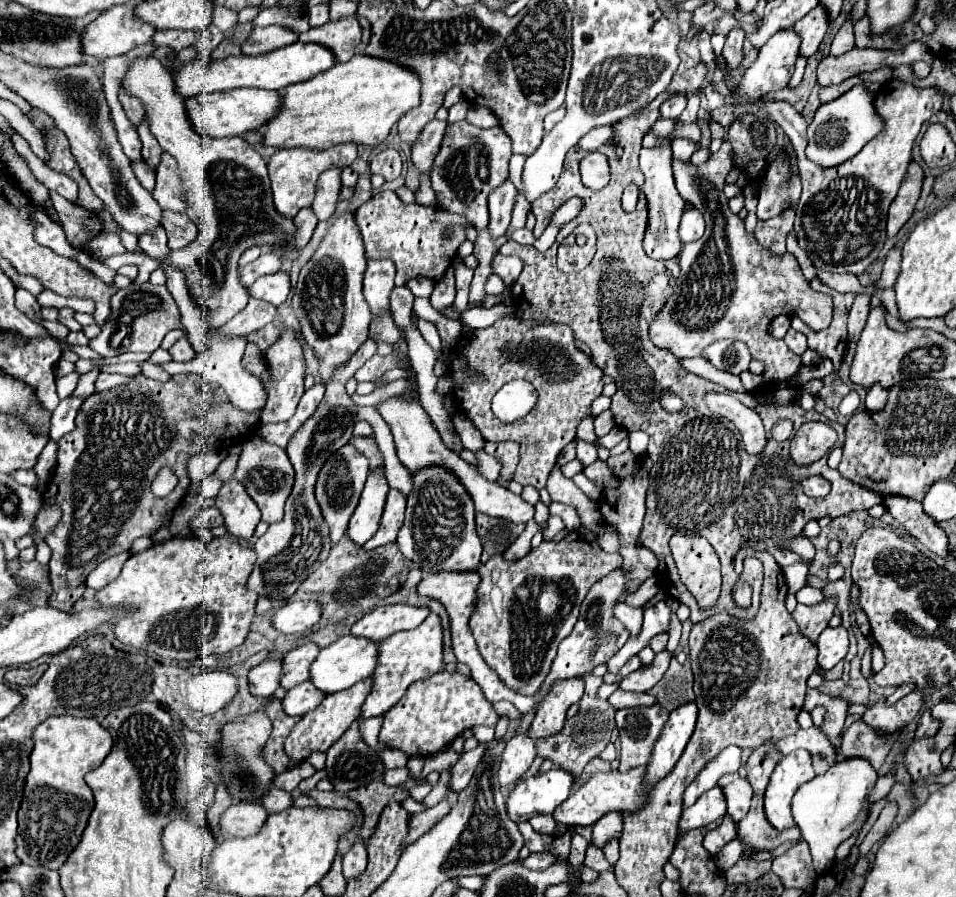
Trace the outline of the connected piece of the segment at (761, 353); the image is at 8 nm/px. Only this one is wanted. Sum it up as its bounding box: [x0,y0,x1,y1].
[649,141,833,381]

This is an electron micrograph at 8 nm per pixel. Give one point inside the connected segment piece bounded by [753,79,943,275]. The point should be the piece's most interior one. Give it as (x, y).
(852, 198)

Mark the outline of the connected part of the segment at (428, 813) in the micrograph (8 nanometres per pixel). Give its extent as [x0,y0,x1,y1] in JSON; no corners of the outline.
[405,799,451,845]

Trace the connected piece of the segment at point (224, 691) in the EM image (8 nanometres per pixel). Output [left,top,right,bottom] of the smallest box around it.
[187,671,237,713]

